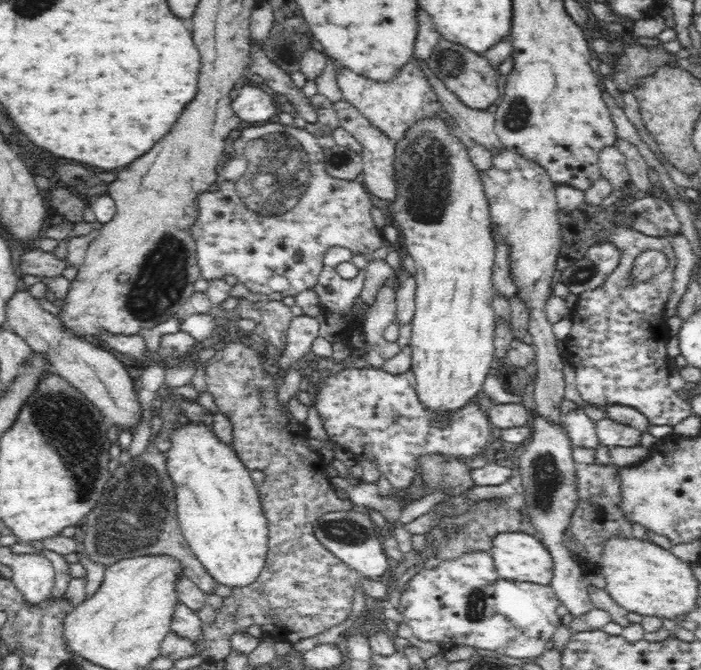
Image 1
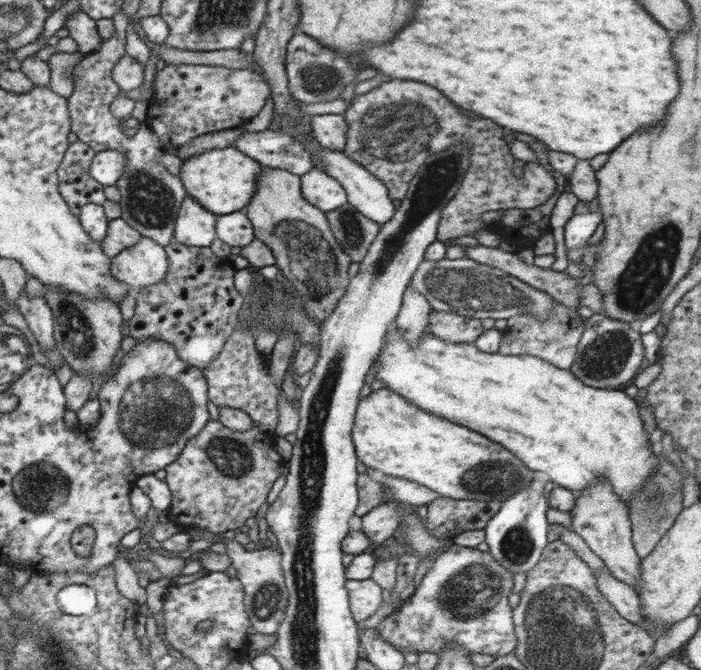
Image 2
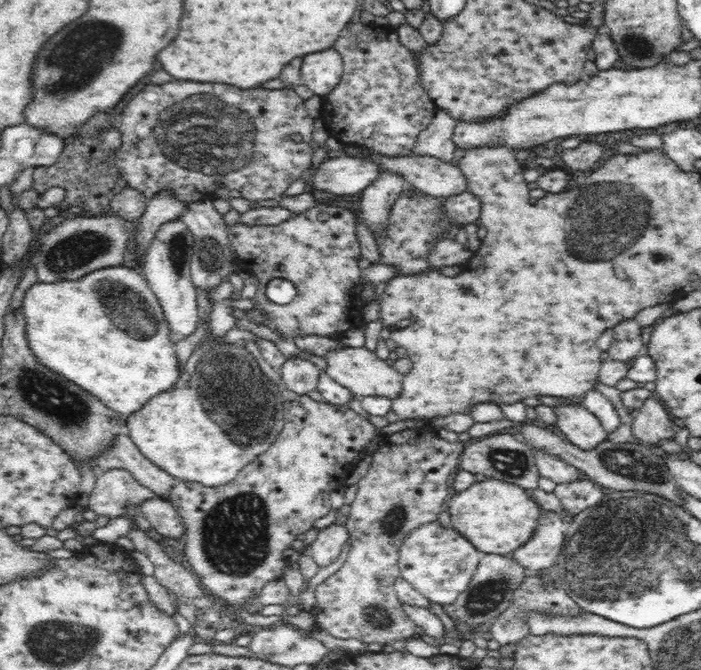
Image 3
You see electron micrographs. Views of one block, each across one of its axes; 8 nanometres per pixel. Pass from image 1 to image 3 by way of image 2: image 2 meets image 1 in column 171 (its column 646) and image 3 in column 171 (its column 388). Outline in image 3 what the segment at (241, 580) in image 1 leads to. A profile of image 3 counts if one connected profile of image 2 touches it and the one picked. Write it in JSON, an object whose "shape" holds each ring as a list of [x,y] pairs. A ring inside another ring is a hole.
{"shape":[[[122,264],[94,270],[78,280],[38,281],[25,292],[20,311],[26,319],[26,339],[36,359],[82,386],[86,392],[98,396],[104,405],[124,417],[142,408],[150,398],[174,389],[181,378],[176,350],[170,340],[170,325],[154,291],[145,276],[138,273],[138,268]]]}

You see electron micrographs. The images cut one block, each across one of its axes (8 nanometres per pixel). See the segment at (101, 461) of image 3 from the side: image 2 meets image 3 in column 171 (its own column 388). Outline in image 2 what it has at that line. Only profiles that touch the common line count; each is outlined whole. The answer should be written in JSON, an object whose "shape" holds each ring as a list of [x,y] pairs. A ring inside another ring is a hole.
{"shape":[[[379,475],[378,479],[381,484],[384,484],[384,486],[392,492],[394,500],[409,503],[414,507],[418,505],[427,505],[434,501],[434,499],[440,497],[438,492],[434,492],[430,490],[430,488],[426,488],[422,486],[422,484],[418,484],[411,480],[390,475]]]}

